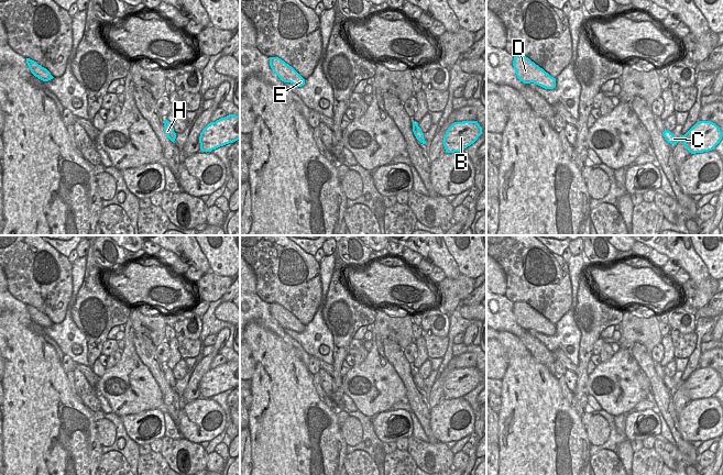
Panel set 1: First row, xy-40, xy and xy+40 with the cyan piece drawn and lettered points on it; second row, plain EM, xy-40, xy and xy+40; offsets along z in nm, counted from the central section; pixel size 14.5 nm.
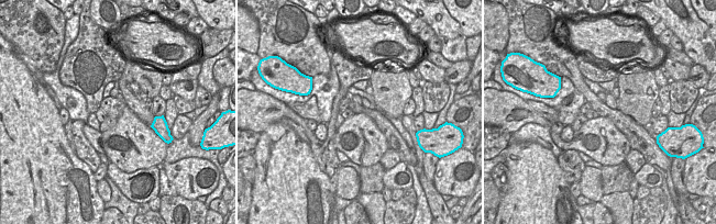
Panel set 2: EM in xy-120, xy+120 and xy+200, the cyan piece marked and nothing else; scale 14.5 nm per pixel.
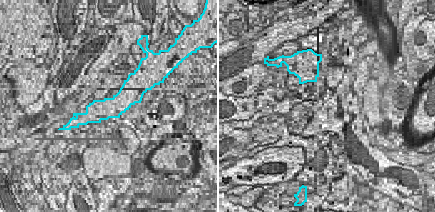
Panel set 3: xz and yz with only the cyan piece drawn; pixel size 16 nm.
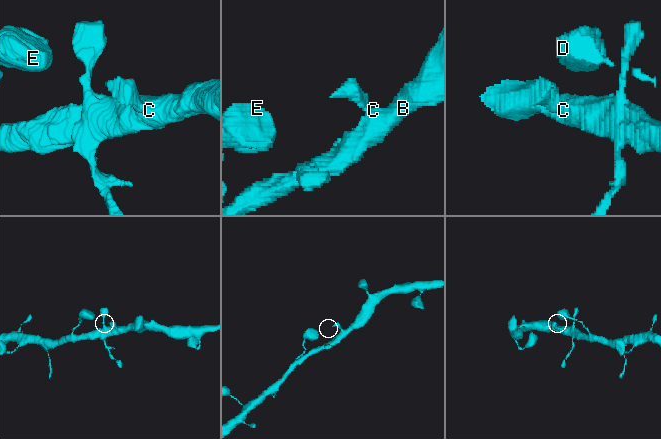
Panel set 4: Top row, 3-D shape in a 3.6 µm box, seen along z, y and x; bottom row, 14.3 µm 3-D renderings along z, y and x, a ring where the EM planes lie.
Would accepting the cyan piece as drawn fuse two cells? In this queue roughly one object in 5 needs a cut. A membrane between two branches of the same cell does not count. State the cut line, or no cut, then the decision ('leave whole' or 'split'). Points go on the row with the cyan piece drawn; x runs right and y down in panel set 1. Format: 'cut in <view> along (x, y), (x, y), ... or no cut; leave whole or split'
no cut; leave whole

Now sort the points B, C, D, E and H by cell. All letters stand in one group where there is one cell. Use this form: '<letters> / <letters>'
B C D E H

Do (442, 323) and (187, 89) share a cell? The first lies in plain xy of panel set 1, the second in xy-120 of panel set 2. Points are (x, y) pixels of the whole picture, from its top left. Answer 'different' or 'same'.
same

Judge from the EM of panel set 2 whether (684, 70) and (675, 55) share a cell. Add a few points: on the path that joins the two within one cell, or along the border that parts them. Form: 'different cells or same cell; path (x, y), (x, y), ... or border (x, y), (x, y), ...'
different cells; border (664, 55), (690, 67)

